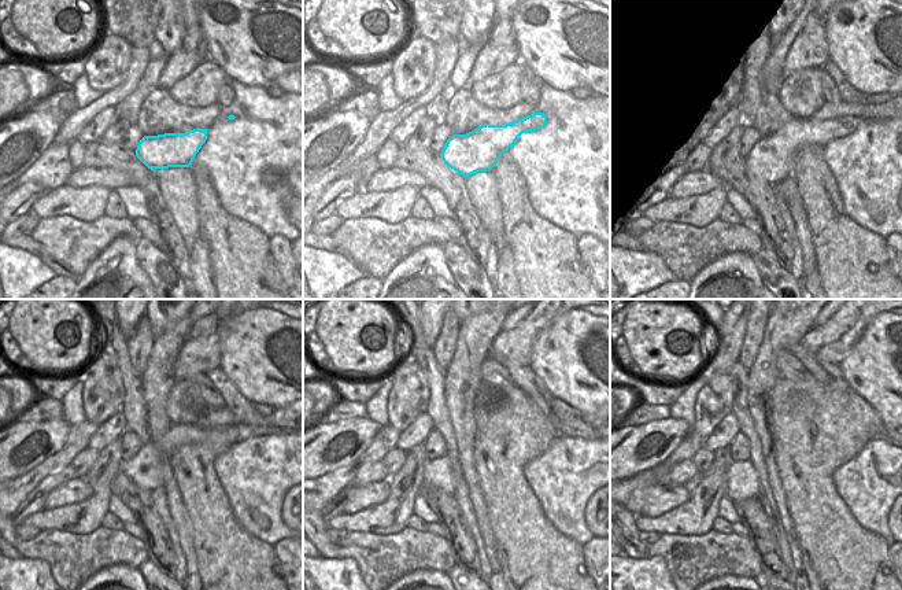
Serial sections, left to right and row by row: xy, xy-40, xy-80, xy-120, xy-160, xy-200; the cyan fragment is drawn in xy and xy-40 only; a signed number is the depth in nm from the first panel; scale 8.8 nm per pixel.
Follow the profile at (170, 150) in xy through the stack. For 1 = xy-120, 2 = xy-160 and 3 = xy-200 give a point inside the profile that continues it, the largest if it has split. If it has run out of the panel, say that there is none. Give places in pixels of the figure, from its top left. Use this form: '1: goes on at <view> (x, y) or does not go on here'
1: goes on at xy-120 (145, 469)
2: goes on at xy-160 (439, 472)
3: goes on at xy-200 (742, 483)

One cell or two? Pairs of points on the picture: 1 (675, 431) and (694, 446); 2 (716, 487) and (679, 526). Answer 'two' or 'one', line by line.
1: two
2: one

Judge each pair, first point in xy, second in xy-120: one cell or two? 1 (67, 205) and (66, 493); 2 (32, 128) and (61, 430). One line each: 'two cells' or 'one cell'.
1: two cells
2: one cell

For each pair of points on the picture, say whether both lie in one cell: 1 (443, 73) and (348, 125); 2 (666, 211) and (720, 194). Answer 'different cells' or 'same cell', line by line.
1: different cells
2: same cell

